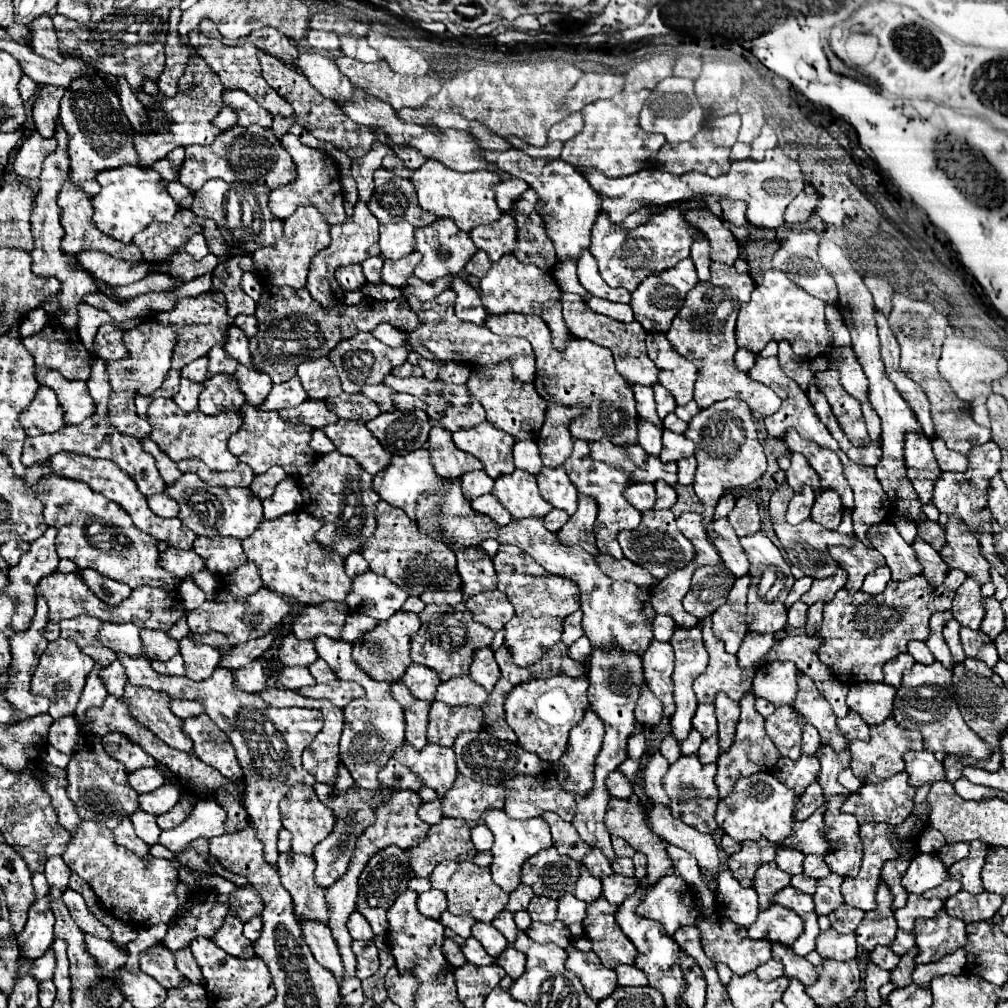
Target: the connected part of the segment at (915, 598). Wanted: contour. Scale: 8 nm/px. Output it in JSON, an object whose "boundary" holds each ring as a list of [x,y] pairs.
{"boundary":[[[951,570],[945,582],[937,588],[929,586],[921,574],[905,582],[889,580],[887,588],[877,596],[861,590],[855,594],[849,594],[845,588],[839,590],[823,610],[819,660],[827,664],[843,684],[881,682],[883,664],[897,658],[901,652],[907,652],[911,640],[927,640],[931,614],[951,608],[955,590],[965,578],[965,572]]]}

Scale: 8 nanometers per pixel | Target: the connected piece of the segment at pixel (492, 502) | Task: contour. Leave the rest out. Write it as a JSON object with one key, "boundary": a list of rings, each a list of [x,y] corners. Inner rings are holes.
{"boundary":[[[493,494],[479,496],[477,500],[471,502],[471,506],[473,506],[473,510],[477,510],[479,514],[485,514],[485,516],[493,518],[493,520],[495,520],[497,524],[501,524],[501,526],[507,526],[507,524],[513,520],[513,518],[509,516],[507,508],[505,508],[499,500],[495,500]]]}

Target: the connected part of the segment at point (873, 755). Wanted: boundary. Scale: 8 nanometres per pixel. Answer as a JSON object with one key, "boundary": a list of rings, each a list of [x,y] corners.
{"boundary":[[[889,716],[883,724],[871,726],[871,740],[869,742],[861,742],[861,740],[853,740],[851,742],[851,746],[849,746],[849,752],[851,752],[851,770],[853,770],[853,774],[863,784],[867,784],[867,782],[879,782],[879,780],[883,780],[887,776],[893,776],[893,774],[905,770],[903,754],[907,750],[925,750],[923,740],[921,740],[921,732],[903,730]]]}

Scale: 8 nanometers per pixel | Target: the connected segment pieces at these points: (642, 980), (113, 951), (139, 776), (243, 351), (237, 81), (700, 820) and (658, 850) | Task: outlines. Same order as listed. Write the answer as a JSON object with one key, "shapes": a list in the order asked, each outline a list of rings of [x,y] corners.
{"shapes":[[[[621,964],[621,966],[615,968],[615,972],[617,972],[619,986],[647,986],[649,984],[645,974],[639,968],[635,968],[633,964],[631,966]]],[[[85,934],[85,948],[97,960],[97,964],[101,964],[101,968],[105,970],[117,970],[127,962],[127,952],[123,952],[111,940],[103,940],[103,938]]],[[[141,768],[129,774],[129,784],[137,794],[149,794],[165,784],[165,778],[157,768]]],[[[235,324],[227,330],[227,342],[225,342],[225,352],[229,356],[233,356],[235,360],[239,360],[243,366],[251,366],[251,354],[247,348],[247,336],[241,332],[241,328],[237,328]]],[[[197,30],[189,32],[189,44],[197,50],[197,54],[207,60],[207,64],[213,68],[213,72],[217,72],[217,76],[221,78],[225,90],[243,90],[247,92],[259,106],[263,106],[265,110],[269,110],[273,116],[293,116],[293,108],[287,104],[287,100],[283,100],[263,78],[261,74],[261,64],[257,60],[257,48],[249,42],[245,42],[243,46],[225,46],[221,40],[217,38],[209,38]]],[[[681,756],[675,764],[671,764],[669,772],[663,778],[665,792],[671,798],[669,810],[673,818],[679,818],[685,824],[705,834],[713,834],[713,830],[717,828],[715,808],[719,802],[719,794],[715,786],[715,772],[717,772],[717,764],[701,764],[697,756]]],[[[611,798],[605,814],[605,826],[609,834],[621,836],[635,850],[647,856],[647,876],[649,884],[655,884],[671,868],[671,860],[665,852],[665,844],[653,834],[645,822],[645,812],[641,810],[637,798]]]]}

